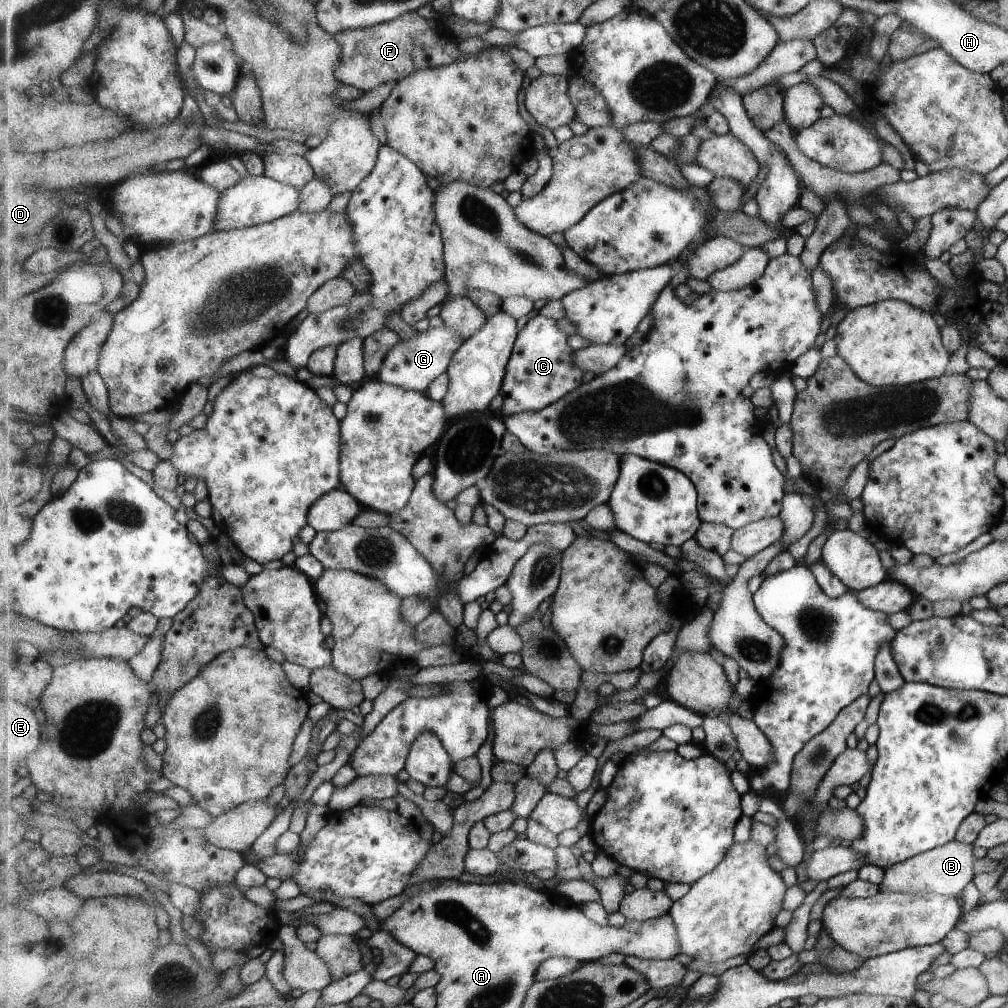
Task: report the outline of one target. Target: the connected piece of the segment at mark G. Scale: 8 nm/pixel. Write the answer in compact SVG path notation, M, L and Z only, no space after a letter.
M445 324L440 328L419 331L417 336L399 340L399 343L391 348L386 360L383 360L383 366L381 366L377 377L382 382L426 394L431 384L434 384L440 375L448 372L453 356L457 354L463 344L465 344L465 338L459 336L453 328L449 328Z

